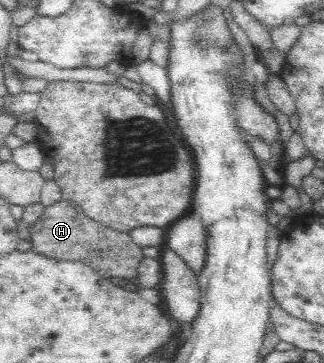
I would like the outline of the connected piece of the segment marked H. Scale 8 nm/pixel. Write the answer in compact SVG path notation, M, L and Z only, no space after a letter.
M63 199L46 206L41 218L29 230L32 250L36 253L58 261L81 262L106 279L116 276L124 280L137 276L144 257L142 246L135 244L128 232L119 232L91 220L79 205Z

